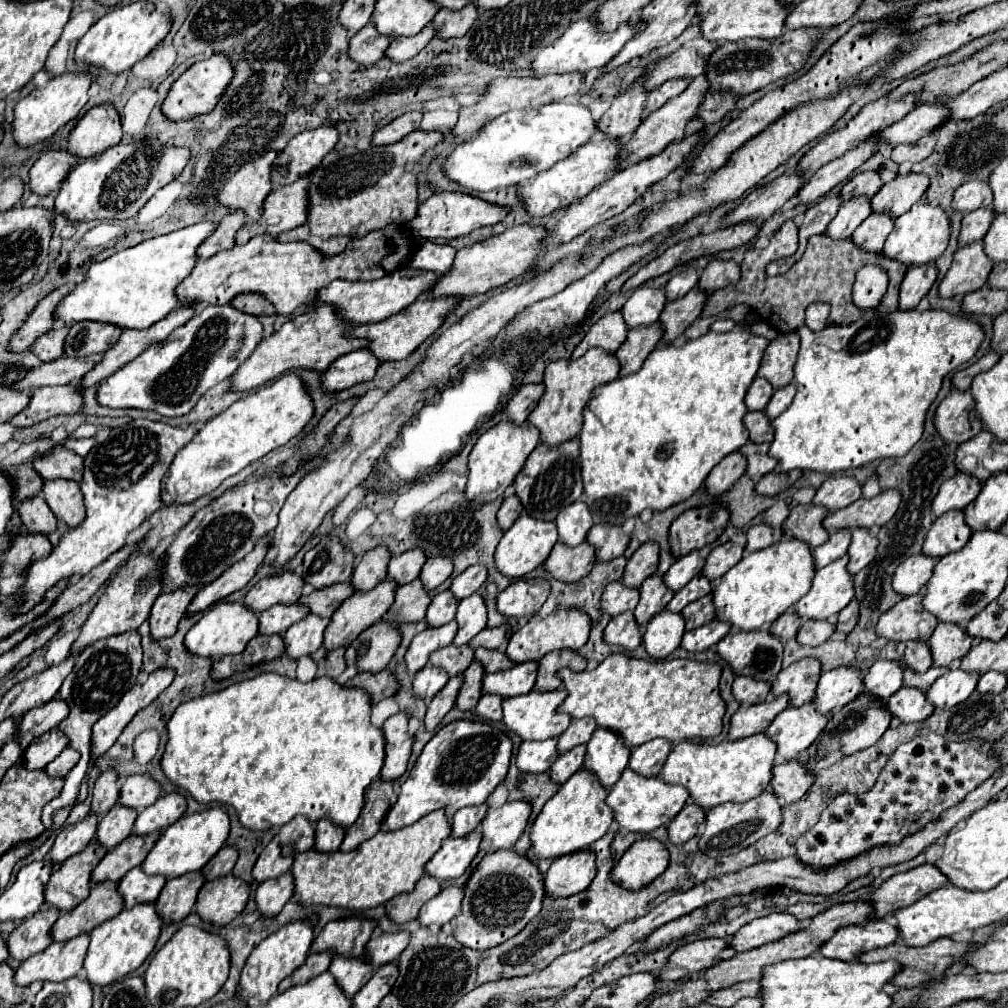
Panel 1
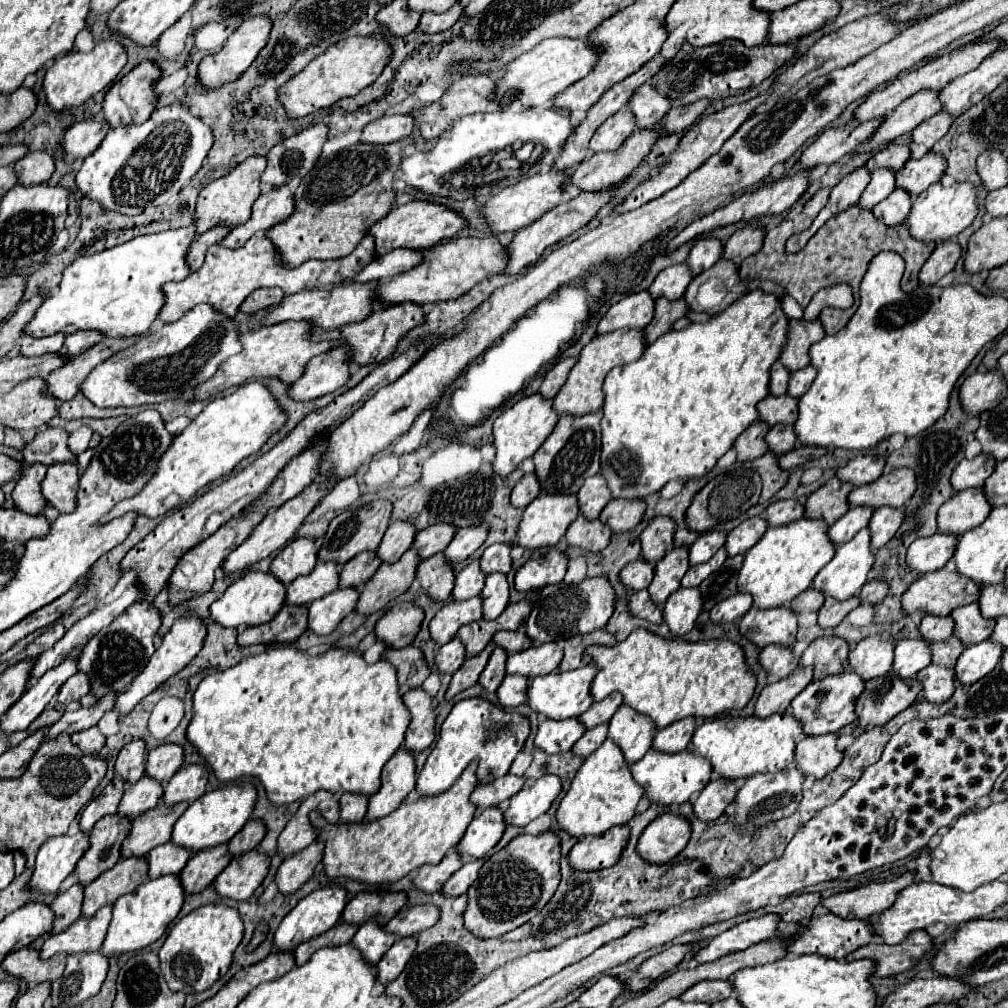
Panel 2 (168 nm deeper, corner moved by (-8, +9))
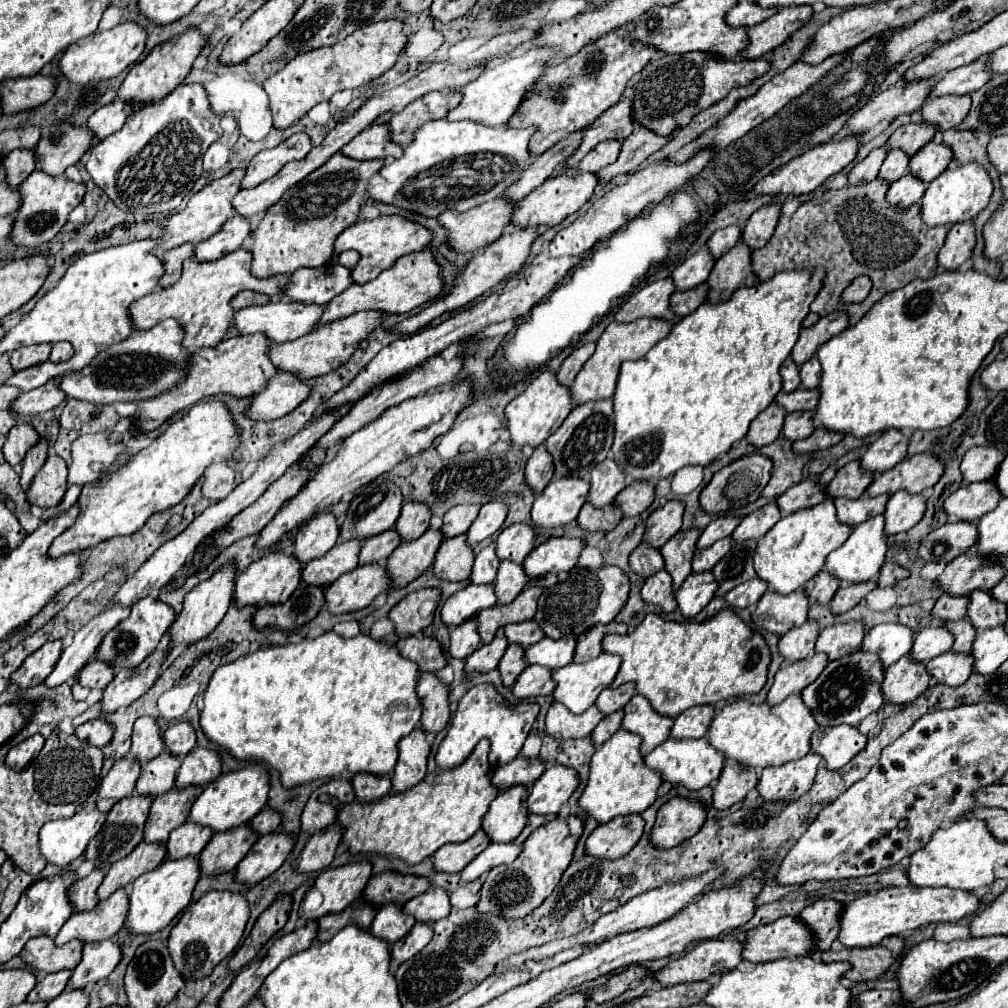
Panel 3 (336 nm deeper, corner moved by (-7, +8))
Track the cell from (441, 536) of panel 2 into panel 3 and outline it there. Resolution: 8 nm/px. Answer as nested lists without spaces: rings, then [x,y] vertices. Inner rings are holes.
[[[456,505],[444,515],[444,537],[456,537],[460,533],[466,533],[474,519],[478,517],[482,505]]]

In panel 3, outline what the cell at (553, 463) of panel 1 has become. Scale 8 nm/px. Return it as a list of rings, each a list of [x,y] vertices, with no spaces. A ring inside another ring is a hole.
[[[612,399],[588,401],[576,405],[572,413],[566,417],[560,429],[554,431],[552,437],[546,439],[546,447],[554,457],[556,477],[590,477],[590,471],[602,463],[610,455],[610,447],[614,441],[614,409]]]

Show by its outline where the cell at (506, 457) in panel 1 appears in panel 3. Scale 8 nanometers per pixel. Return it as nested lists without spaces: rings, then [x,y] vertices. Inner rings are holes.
[[[544,371],[538,377],[532,379],[532,383],[526,387],[524,393],[520,393],[518,397],[514,397],[508,405],[506,405],[506,419],[508,419],[508,431],[510,431],[510,441],[518,447],[530,445],[530,447],[538,447],[542,445],[568,417],[568,413],[572,411],[572,395],[570,389],[560,385],[556,379],[556,373],[552,371]]]

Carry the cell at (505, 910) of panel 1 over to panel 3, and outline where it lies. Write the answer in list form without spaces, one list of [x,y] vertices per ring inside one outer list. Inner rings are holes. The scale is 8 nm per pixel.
[[[576,815],[556,817],[538,827],[524,843],[524,851],[512,865],[500,865],[484,875],[480,891],[480,913],[496,913],[508,919],[518,919],[532,913],[560,883],[562,873],[568,869],[576,843],[584,831],[584,821]]]

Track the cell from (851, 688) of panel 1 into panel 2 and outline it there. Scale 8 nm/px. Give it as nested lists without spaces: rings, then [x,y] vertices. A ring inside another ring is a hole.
[[[877,634],[861,640],[847,656],[847,668],[857,672],[861,680],[885,676],[893,664],[895,640],[889,634]]]

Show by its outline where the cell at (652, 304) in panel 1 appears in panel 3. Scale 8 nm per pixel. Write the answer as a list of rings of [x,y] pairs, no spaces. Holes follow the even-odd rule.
[[[700,249],[698,253],[694,253],[692,257],[688,257],[680,267],[674,269],[672,279],[676,283],[676,289],[686,291],[692,287],[698,287],[700,283],[704,283],[714,267],[714,259],[712,253],[708,253],[708,249]]]

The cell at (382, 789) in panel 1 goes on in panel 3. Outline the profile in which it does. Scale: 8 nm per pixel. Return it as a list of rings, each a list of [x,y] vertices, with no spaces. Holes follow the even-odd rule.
[[[416,727],[410,735],[400,739],[398,749],[400,749],[400,757],[394,769],[392,785],[400,793],[424,779],[428,755],[430,755],[430,743],[426,739],[426,733]]]

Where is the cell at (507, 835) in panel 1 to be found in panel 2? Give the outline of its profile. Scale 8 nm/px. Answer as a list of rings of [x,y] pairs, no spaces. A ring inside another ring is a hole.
[[[545,774],[535,782],[525,784],[513,798],[509,798],[503,812],[507,826],[527,826],[531,820],[545,814],[551,802],[561,792],[561,780],[553,774]]]

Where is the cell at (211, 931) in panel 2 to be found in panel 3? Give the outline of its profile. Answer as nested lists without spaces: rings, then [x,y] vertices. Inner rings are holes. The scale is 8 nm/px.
[[[208,891],[196,903],[188,905],[178,923],[174,925],[168,949],[174,961],[174,967],[182,973],[184,979],[202,979],[206,977],[224,957],[232,955],[238,947],[246,923],[250,919],[250,905],[242,893],[232,891]]]

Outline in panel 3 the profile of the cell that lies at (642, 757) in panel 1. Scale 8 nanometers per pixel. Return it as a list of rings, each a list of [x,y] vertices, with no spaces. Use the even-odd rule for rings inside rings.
[[[696,705],[674,719],[670,737],[674,739],[696,739],[708,733],[708,727],[714,719],[714,705]]]

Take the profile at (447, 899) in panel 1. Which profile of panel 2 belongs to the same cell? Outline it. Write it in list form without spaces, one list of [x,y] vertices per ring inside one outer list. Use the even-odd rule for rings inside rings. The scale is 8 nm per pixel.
[[[467,860],[467,862],[443,884],[441,894],[443,894],[445,898],[457,898],[457,896],[467,894],[469,886],[475,882],[477,872],[479,872],[481,866],[483,866],[481,860]]]

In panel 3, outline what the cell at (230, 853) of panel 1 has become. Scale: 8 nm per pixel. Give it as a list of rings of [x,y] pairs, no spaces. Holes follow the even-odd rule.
[[[264,807],[264,809],[252,819],[250,825],[252,825],[254,831],[258,831],[260,835],[264,835],[264,833],[276,831],[276,829],[280,827],[280,823],[282,823],[282,813],[276,811],[276,809],[272,809],[272,807]]]

